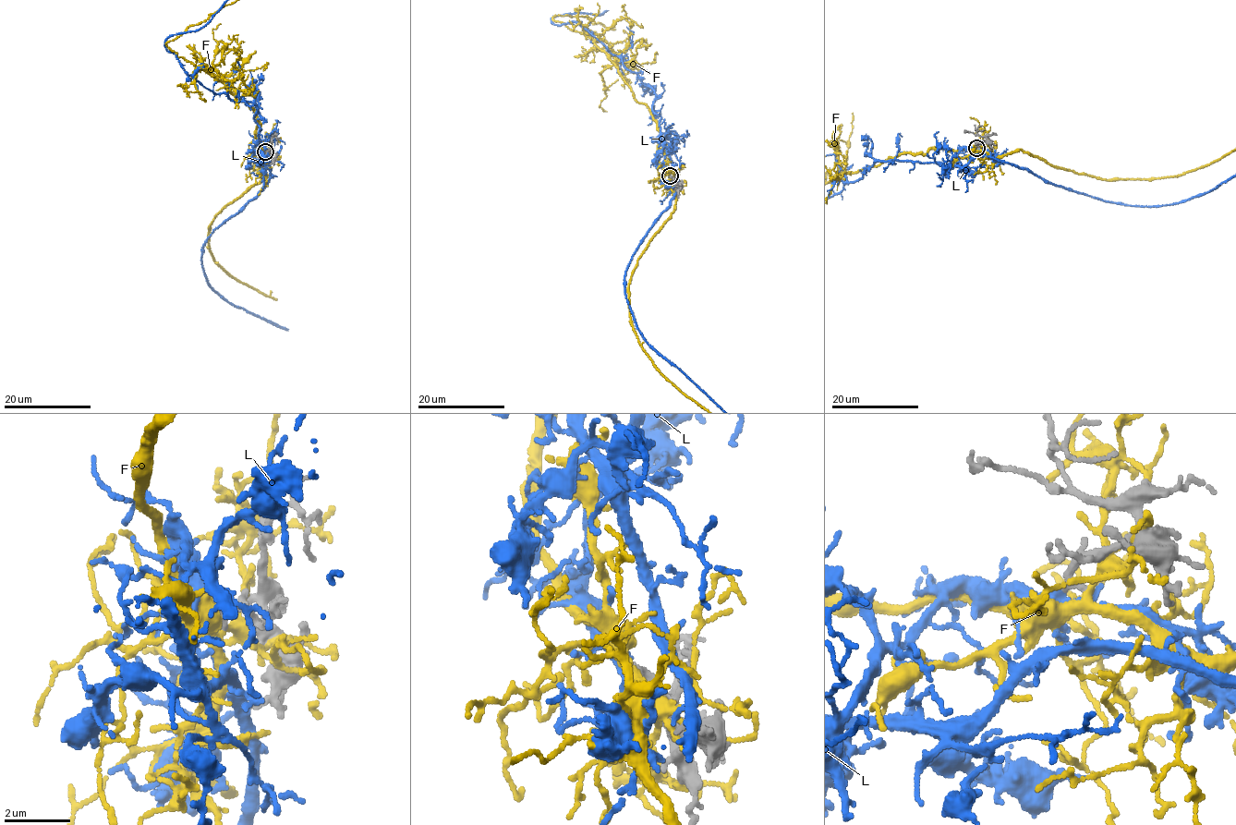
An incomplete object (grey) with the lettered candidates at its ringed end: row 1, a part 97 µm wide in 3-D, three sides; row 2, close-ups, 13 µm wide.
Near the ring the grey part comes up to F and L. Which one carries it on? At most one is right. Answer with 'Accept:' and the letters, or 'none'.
Accept: L

